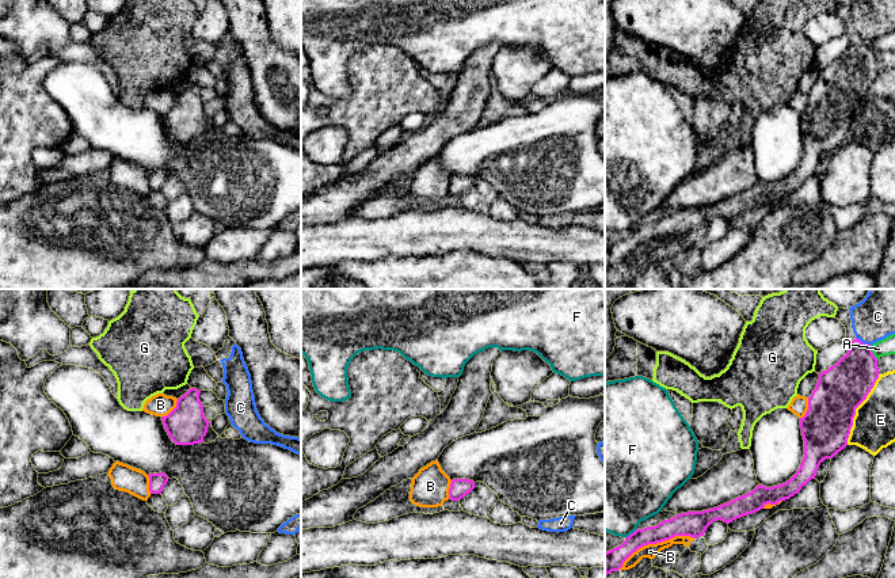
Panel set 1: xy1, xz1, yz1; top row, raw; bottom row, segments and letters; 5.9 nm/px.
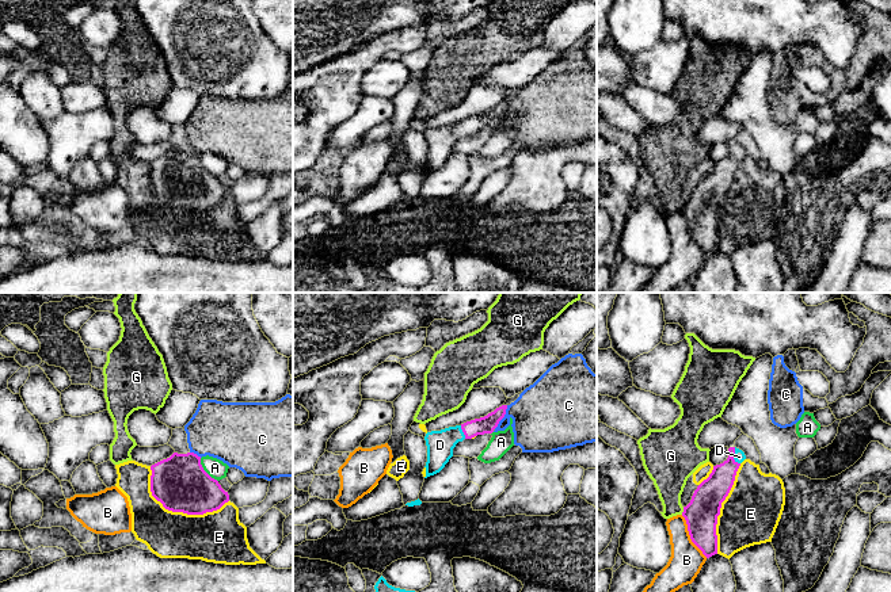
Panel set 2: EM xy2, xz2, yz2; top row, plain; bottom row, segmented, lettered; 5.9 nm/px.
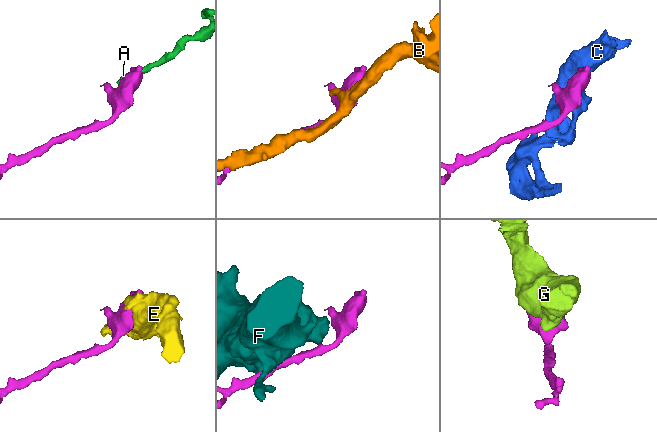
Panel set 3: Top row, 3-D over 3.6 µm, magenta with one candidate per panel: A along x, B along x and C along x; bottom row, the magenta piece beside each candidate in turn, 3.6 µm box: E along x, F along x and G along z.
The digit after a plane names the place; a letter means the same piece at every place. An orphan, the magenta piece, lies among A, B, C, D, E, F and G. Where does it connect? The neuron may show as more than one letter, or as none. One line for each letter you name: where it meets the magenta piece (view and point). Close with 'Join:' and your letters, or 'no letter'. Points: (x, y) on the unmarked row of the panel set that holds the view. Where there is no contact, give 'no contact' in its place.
D: meets magenta in yz2 at (733, 152)
Join: D

